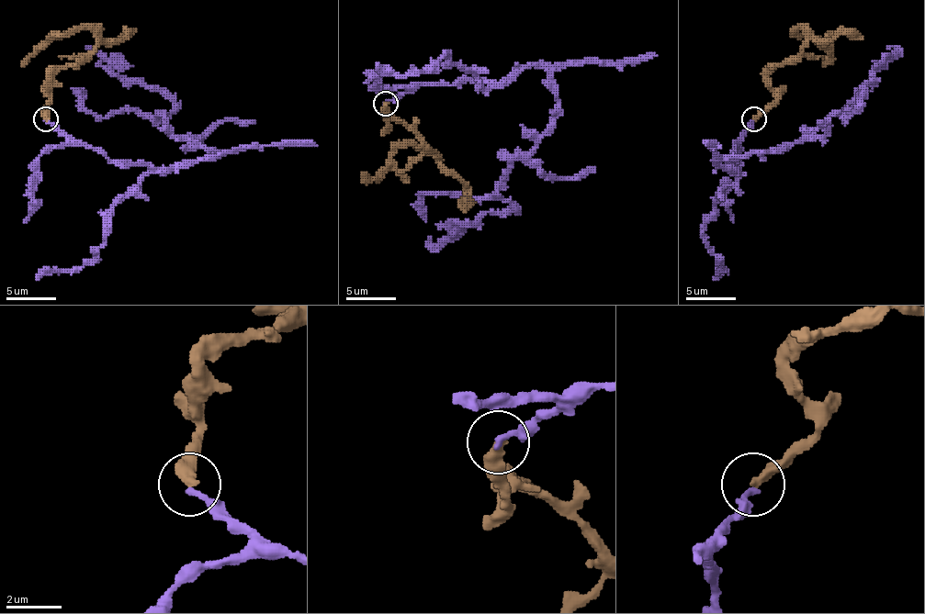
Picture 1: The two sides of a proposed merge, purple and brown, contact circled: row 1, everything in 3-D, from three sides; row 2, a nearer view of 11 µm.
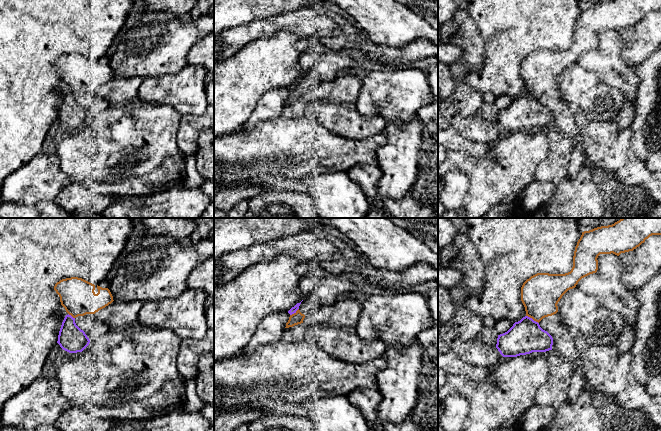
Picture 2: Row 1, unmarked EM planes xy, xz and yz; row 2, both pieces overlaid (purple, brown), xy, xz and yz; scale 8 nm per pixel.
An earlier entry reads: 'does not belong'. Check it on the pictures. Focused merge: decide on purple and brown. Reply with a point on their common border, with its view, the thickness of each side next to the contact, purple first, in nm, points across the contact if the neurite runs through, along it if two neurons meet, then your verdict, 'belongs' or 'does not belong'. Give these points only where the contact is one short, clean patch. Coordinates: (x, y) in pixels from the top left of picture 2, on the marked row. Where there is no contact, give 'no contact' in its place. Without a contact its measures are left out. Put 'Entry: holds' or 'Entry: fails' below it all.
contact yz (531, 318); calibres 280 and 320 nm; border yz (526, 315), (538, 323); does not belong
Entry: holds

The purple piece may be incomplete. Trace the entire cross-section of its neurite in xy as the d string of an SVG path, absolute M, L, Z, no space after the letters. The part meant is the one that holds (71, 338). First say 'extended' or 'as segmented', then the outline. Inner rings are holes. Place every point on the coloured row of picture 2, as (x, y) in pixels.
as segmented; M68 314L62 322L57 343L69 353L77 353L82 352L89 345L90 340L76 325L75 318Z

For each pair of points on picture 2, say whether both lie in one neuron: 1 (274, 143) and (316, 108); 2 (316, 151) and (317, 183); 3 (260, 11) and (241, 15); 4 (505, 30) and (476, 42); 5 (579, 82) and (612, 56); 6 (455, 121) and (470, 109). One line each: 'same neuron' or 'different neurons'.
1: different neurons
2: different neurons
3: same neuron
4: different neurons
5: different neurons
6: different neurons

